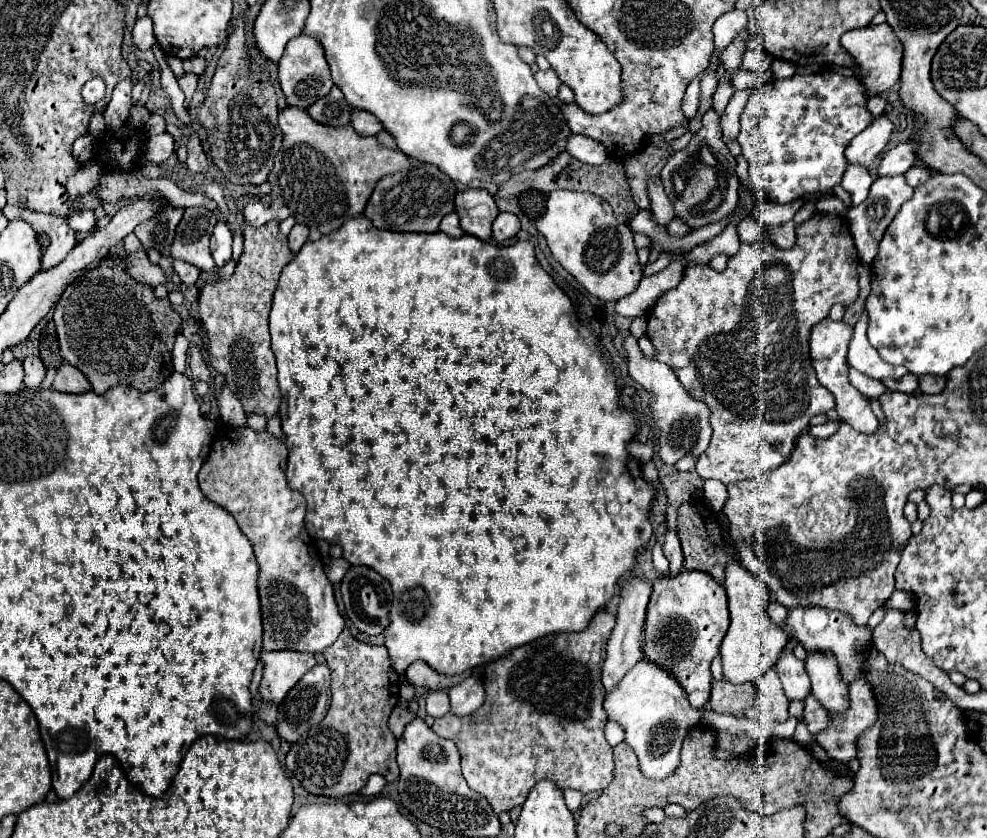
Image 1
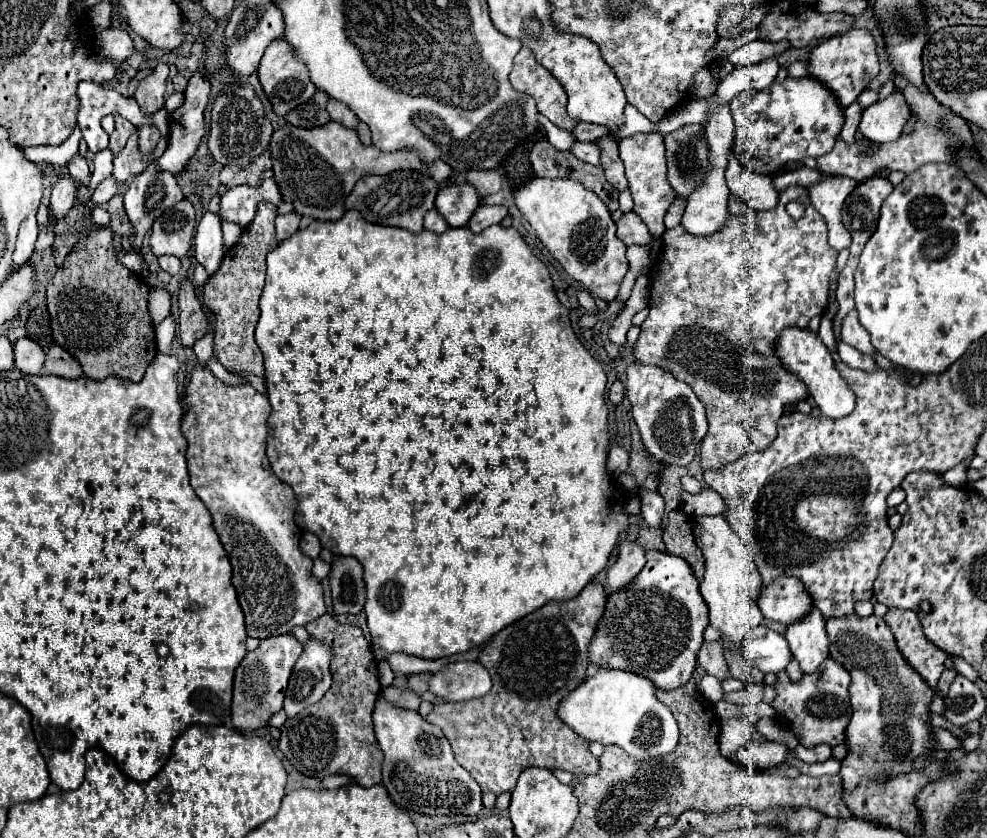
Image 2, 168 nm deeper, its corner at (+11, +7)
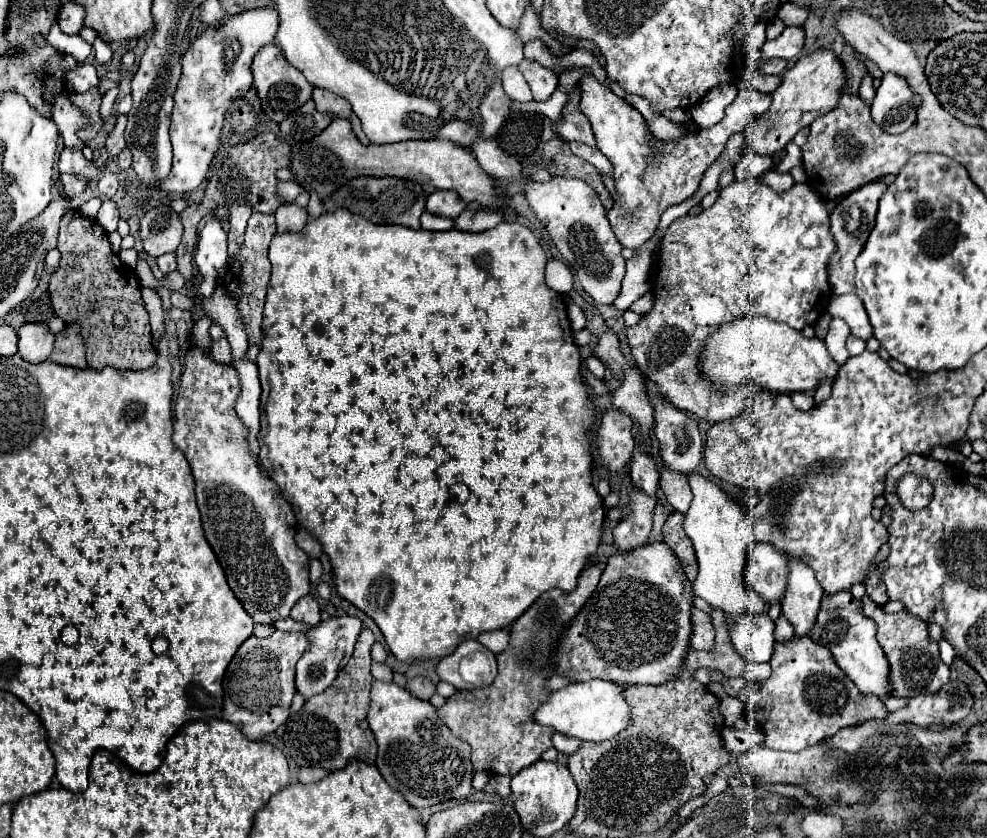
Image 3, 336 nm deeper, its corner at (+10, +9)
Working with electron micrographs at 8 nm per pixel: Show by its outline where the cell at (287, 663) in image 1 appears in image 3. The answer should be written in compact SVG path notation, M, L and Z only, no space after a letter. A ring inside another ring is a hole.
M275 630L267 638L249 636L227 666L223 678L223 718L233 722L249 740L275 732L287 718L295 690L295 664L307 652L309 640L303 632Z

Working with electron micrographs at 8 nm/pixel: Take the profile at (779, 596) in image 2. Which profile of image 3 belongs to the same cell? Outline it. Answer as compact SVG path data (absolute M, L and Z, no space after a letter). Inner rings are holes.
M753 542L743 576L745 586L765 602L779 602L787 586L787 558L769 542Z

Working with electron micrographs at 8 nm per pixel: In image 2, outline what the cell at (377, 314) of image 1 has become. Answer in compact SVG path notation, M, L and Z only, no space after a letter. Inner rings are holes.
M348 210L340 220L336 222L318 222L314 220L306 230L296 232L288 240L280 242L276 250L272 250L266 258L268 272L266 272L266 286L260 296L260 316L256 326L256 342L264 354L264 366L266 366L266 388L268 388L268 400L272 406L272 414L268 420L270 426L270 438L268 438L268 460L274 474L288 482L298 498L298 510L296 510L296 524L302 530L314 532L322 546L328 548L336 556L354 556L362 562L364 574L366 574L366 616L368 616L368 628L372 634L372 644L382 650L382 660L388 658L388 654L394 652L406 652L416 654L426 660L436 658L448 658L452 654L468 652L472 648L484 646L494 634L504 630L506 626L514 624L516 620L532 614L534 610L542 608L548 602L564 602L572 600L580 594L580 590L592 582L592 578L606 568L610 552L618 546L620 534L628 530L628 514L624 512L626 496L620 492L620 488L614 484L612 474L606 468L608 462L608 446L610 446L610 434L608 434L608 408L604 398L606 388L606 372L598 372L602 368L582 346L576 332L572 330L568 310L560 304L556 298L556 292L552 288L550 274L546 266L532 254L524 238L514 228L502 228L502 226L490 226L482 234L474 234L468 228L448 228L443 234L434 234L428 230L422 230L420 234L414 234L410 230L391 226L378 226L364 222L364 218L358 214L358 210Z

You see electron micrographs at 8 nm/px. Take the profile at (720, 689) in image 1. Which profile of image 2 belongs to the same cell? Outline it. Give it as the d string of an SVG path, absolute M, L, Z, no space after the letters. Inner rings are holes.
M704 642L700 652L698 652L698 666L710 674L710 676L716 676L720 682L728 680L730 678L730 672L728 672L728 666L724 662L724 654L722 654L722 644L720 642Z

